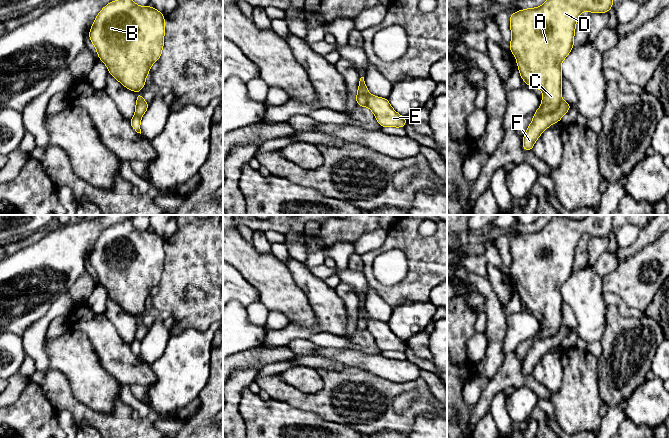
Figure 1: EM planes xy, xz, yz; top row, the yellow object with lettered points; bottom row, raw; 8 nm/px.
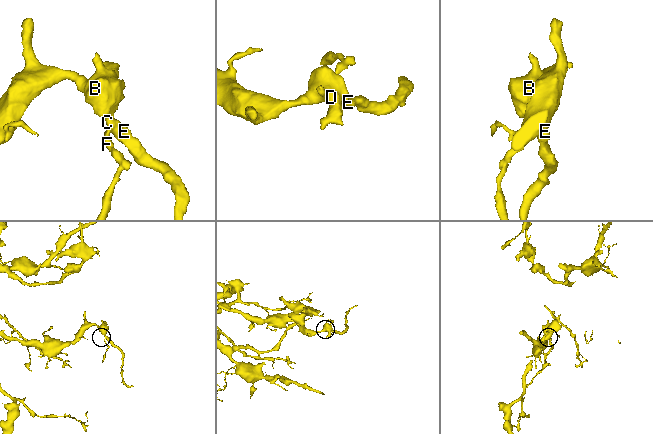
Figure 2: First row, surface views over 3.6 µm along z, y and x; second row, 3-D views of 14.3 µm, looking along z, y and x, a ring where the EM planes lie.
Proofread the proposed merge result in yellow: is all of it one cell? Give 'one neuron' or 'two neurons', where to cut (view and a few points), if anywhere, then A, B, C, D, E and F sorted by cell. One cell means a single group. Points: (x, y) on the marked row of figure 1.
two neurons; cut yz (562, 100), (554, 111), (534, 116); groups A B C D E / F

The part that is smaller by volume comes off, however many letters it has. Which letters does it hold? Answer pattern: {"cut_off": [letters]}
{"cut_off": ["F"]}

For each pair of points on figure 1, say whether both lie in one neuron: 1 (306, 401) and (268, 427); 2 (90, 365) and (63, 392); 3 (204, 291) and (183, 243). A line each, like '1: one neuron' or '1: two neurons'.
1: two neurons
2: two neurons
3: one neuron

